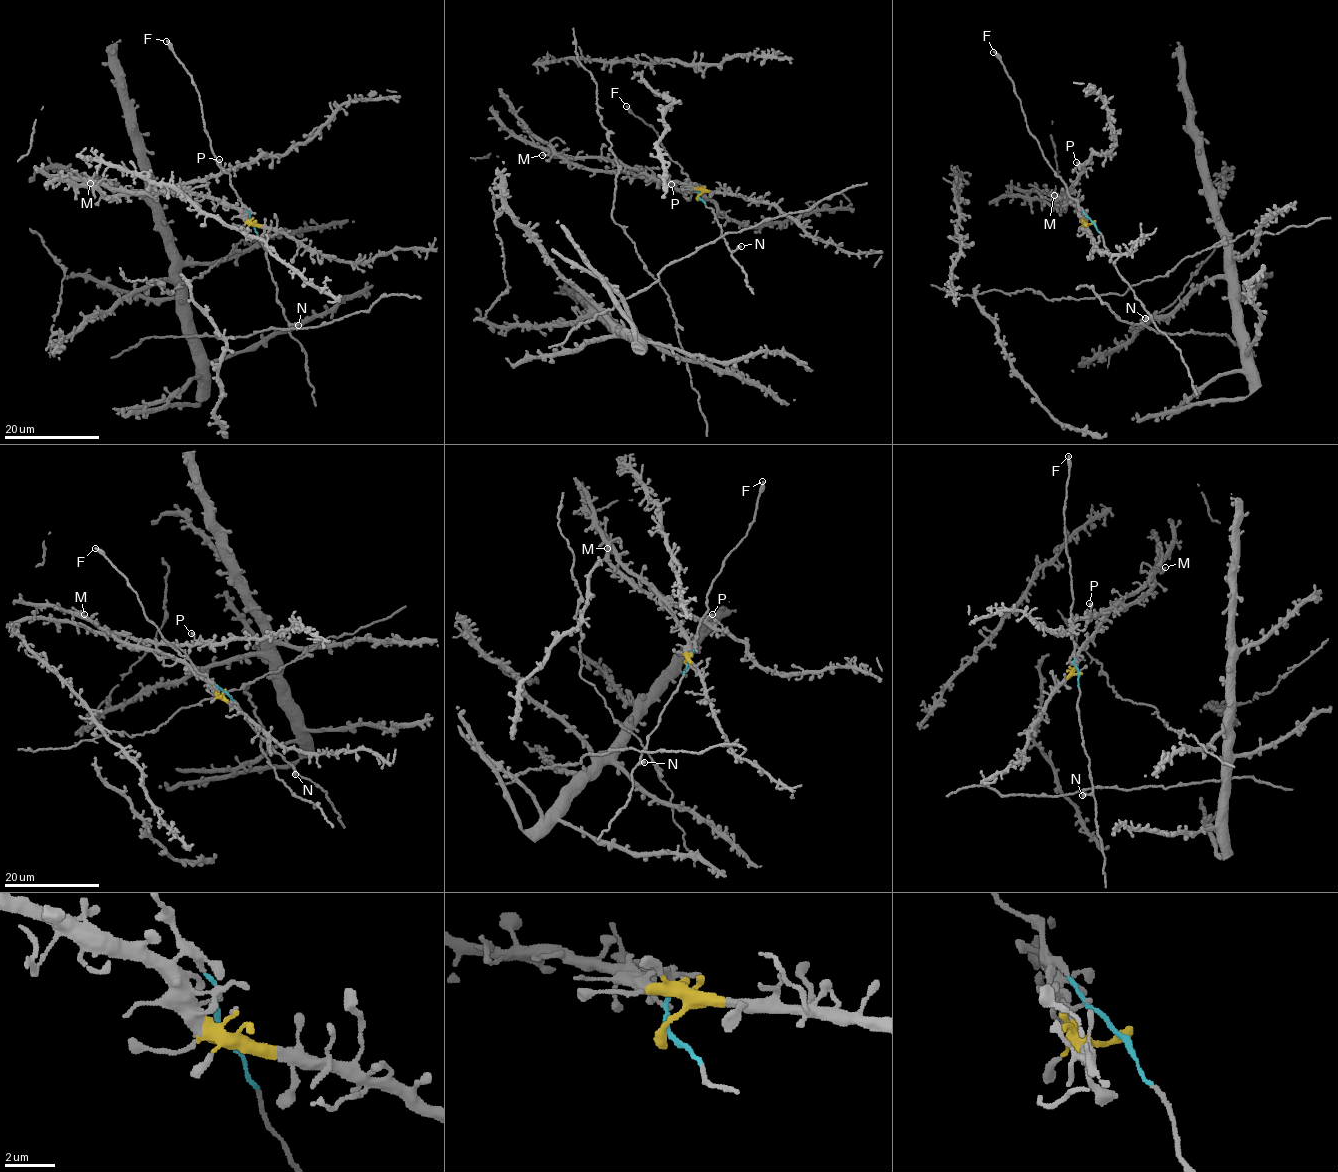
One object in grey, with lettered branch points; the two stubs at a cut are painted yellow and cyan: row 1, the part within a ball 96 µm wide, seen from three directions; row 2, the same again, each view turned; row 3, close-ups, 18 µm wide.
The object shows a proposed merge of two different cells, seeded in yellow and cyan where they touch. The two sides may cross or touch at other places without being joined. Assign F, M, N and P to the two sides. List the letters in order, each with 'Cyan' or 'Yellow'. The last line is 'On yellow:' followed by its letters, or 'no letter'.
F: Cyan
M: Yellow
N: Cyan
P: Yellow
On yellow: M, P

